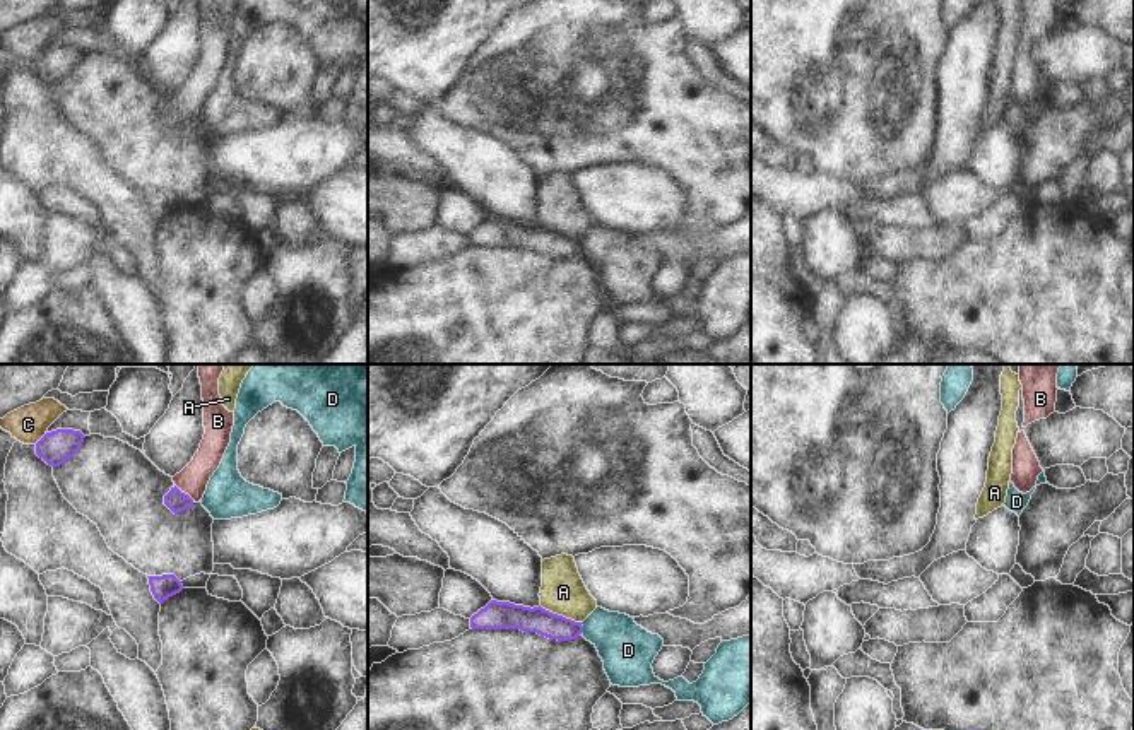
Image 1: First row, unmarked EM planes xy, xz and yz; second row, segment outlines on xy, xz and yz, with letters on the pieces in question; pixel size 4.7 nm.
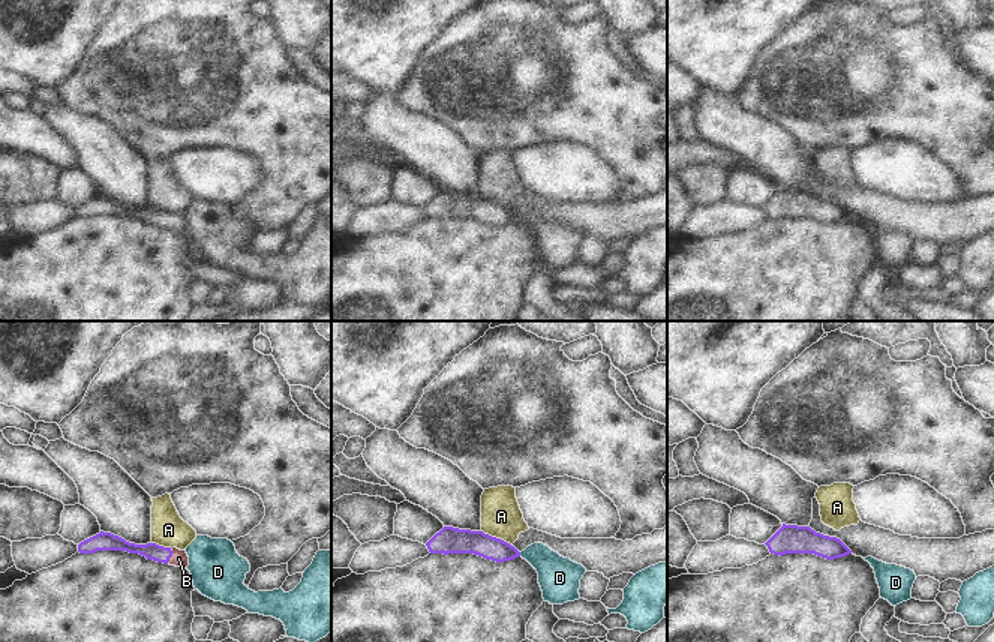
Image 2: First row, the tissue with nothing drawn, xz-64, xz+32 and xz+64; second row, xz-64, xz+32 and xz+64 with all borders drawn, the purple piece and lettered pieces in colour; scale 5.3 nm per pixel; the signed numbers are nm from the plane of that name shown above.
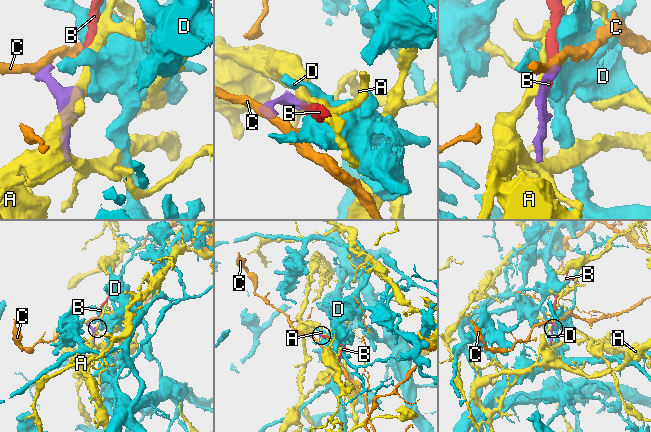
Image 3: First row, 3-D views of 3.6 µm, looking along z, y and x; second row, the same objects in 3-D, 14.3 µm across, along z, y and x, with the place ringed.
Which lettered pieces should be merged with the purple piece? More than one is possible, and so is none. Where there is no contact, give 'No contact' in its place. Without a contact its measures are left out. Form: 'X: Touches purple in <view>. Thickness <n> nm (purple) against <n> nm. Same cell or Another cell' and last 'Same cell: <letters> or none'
A: Touches purple in xz. Thickness 130 nm (purple) against 220 nm. Another cell
B: Touches purple in xy. Thickness 100 nm (purple) against 140 nm. Same cell
C: Touches purple in xy. Thickness 160 nm (purple) against 180 nm. Another cell
D: Touches purple in xz. Thickness 120 nm (purple) against 260 nm. Another cell
Same cell: B

